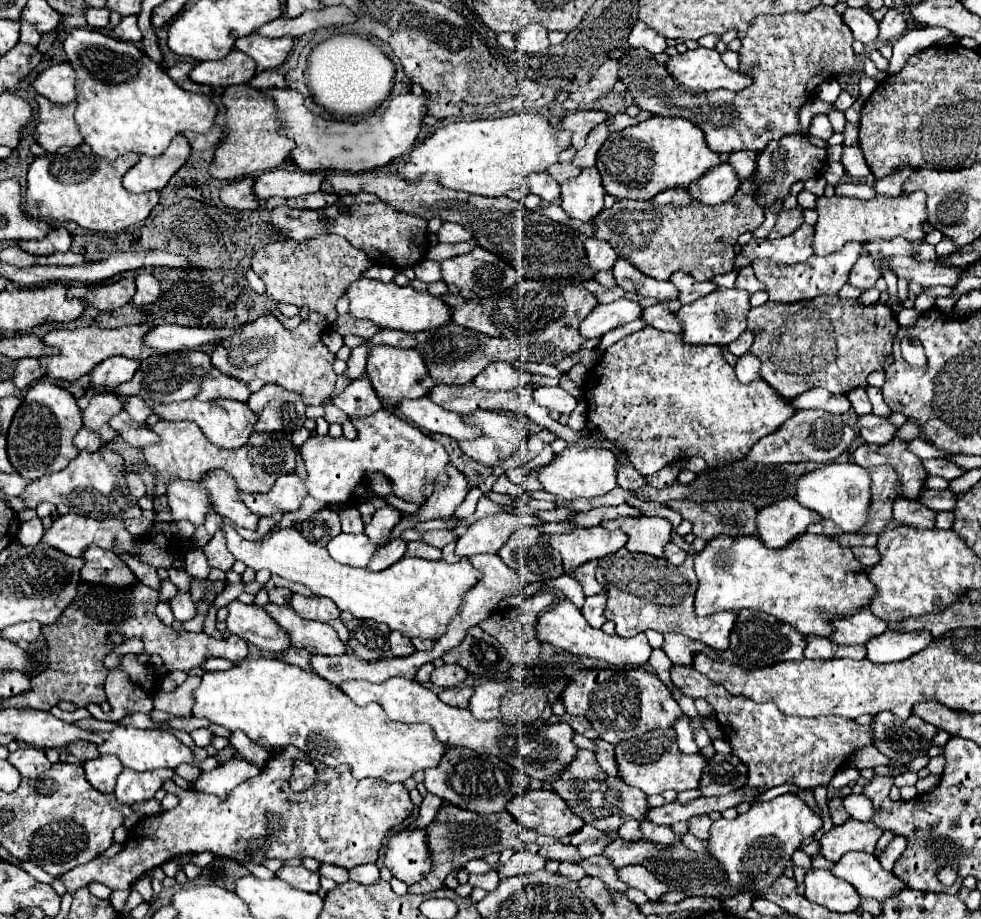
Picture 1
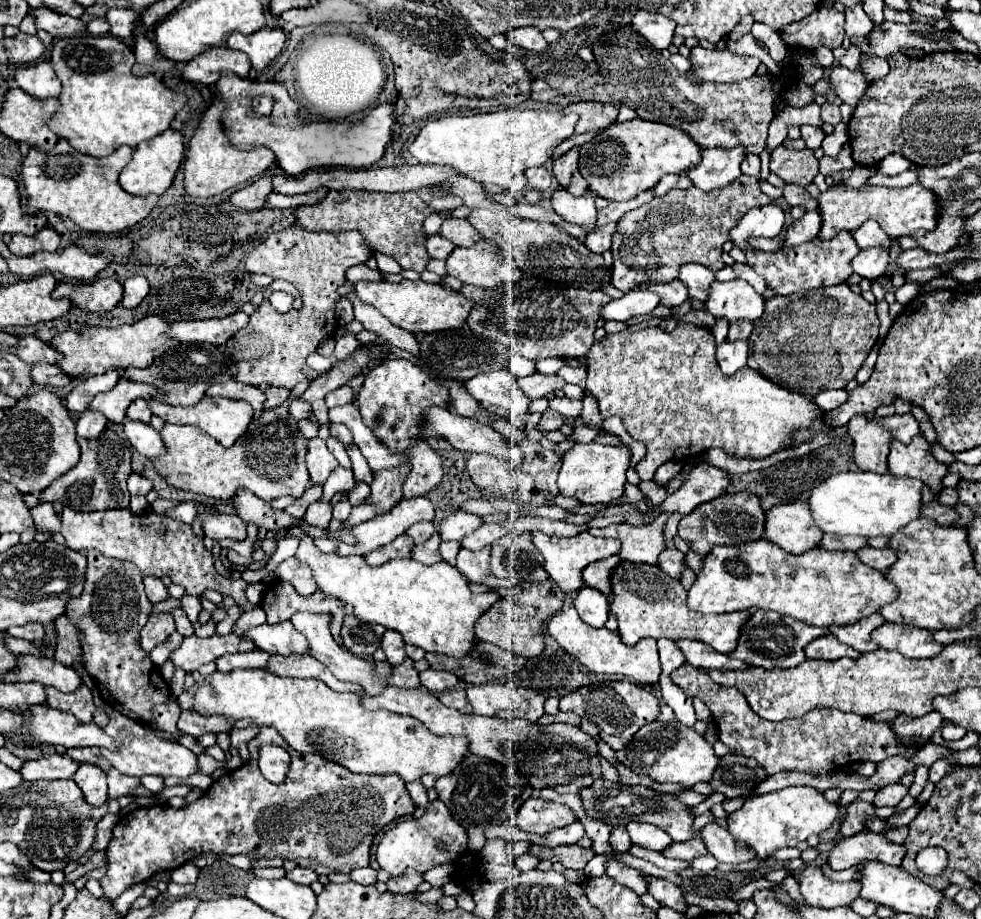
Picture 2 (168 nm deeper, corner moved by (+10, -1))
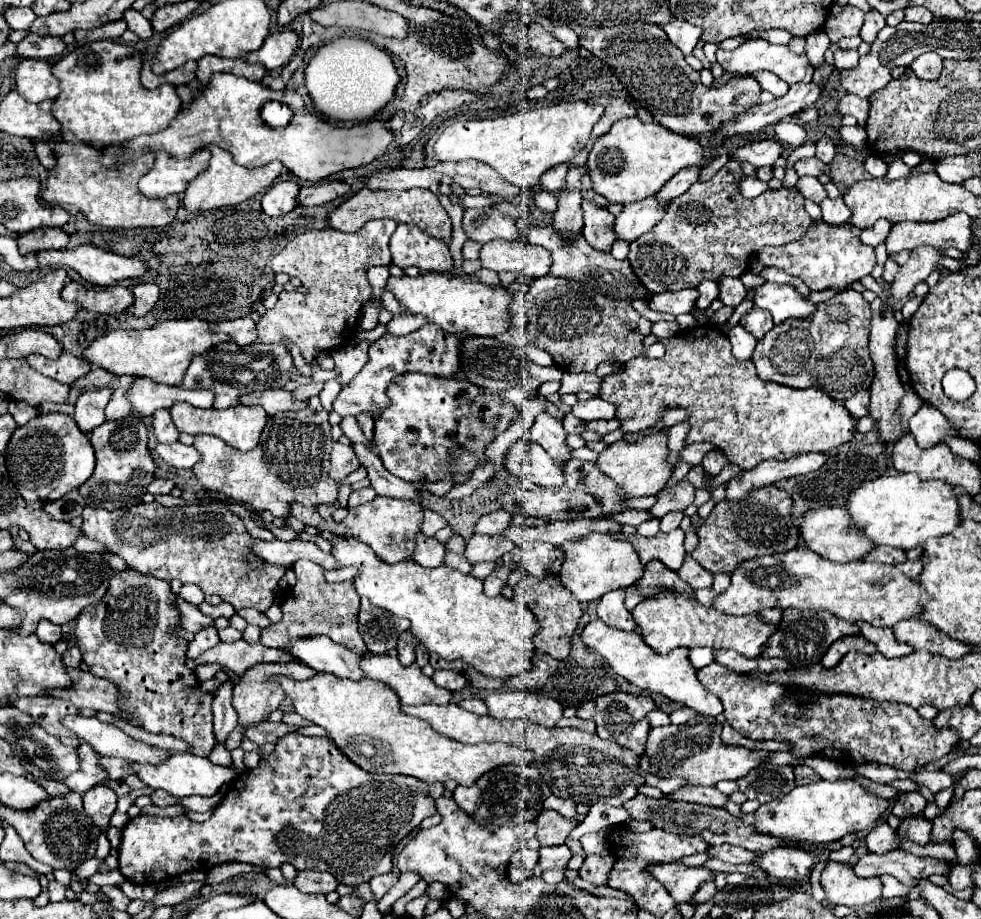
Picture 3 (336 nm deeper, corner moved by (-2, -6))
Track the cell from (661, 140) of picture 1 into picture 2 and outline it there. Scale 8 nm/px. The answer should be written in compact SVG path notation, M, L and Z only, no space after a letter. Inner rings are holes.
M634 118L630 122L614 122L590 142L582 144L578 170L598 196L606 200L630 200L638 192L654 188L662 176L682 174L698 166L702 160L700 154L700 146L696 146L688 134L660 122Z

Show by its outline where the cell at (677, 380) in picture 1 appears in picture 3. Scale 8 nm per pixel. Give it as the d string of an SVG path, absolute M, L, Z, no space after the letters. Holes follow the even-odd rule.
M698 325L670 339L658 339L656 335L648 335L644 339L644 343L654 341L662 341L666 345L666 355L662 359L636 357L626 363L614 361L620 371L602 377L600 397L616 405L616 421L620 423L622 431L644 431L658 425L666 411L686 409L690 413L690 417L686 419L686 423L690 425L686 443L714 443L714 447L724 451L728 459L742 469L754 469L766 459L786 461L800 453L826 453L828 449L850 441L856 433L856 419L852 419L852 415L844 411L842 403L828 399L828 395L824 395L822 391L816 391L814 387L792 389L776 383L766 383L758 377L752 361L740 363L738 359L732 359L728 337L714 325Z

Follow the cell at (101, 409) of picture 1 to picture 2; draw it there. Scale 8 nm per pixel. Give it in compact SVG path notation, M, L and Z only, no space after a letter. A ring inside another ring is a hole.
M122 378L112 390L94 396L90 410L100 410L112 422L124 422L130 402L134 402L136 398L150 400L156 394L160 394L160 390L152 384L138 384Z

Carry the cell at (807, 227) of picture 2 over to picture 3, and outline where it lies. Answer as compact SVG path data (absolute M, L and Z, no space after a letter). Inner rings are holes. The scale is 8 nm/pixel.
M842 197L832 201L832 199L824 199L820 203L820 209L822 209L822 221L828 223L828 225L838 225L838 223L846 223L850 219L850 211L848 207L844 205Z

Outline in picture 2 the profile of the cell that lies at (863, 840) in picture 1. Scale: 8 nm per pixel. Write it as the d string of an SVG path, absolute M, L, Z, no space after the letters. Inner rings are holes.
M860 832L852 838L844 838L830 852L830 868L846 870L860 862L884 862L884 864L900 864L904 860L904 846L886 840L882 834Z

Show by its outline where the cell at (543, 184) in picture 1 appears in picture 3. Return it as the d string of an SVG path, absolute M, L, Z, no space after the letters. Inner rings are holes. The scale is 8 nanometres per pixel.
M560 165L560 167L548 169L548 171L540 177L542 189L546 189L546 191L550 191L550 193L562 191L562 187L566 185L566 171L568 171L568 165Z

